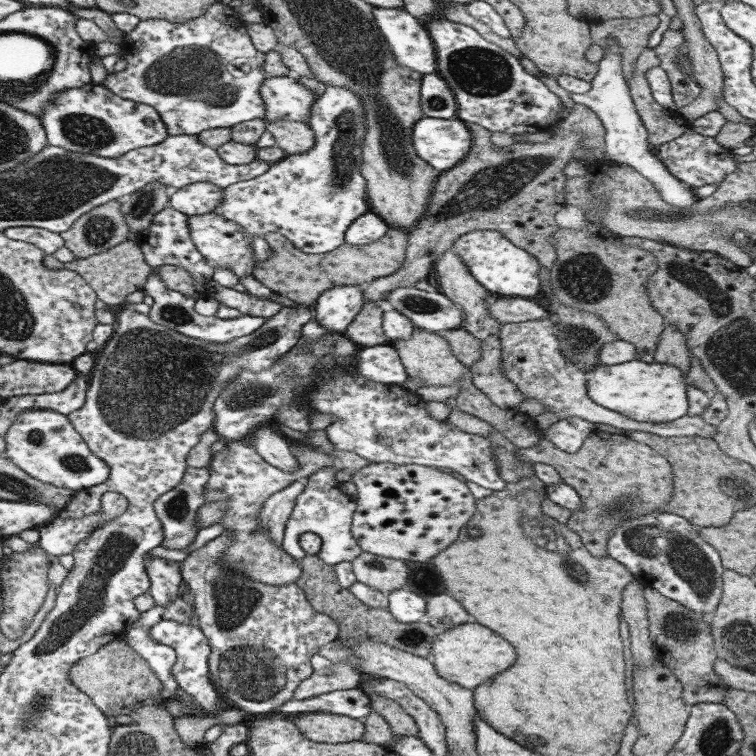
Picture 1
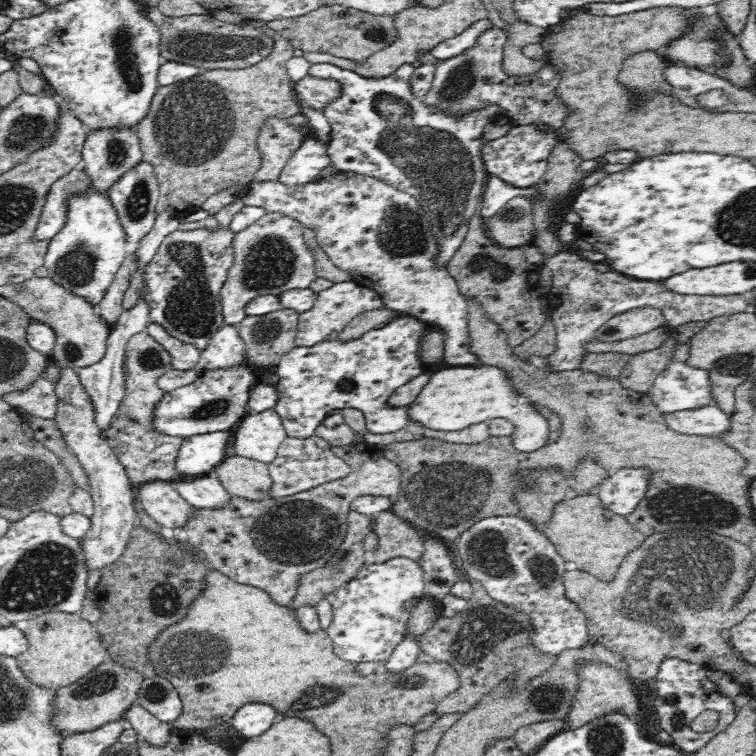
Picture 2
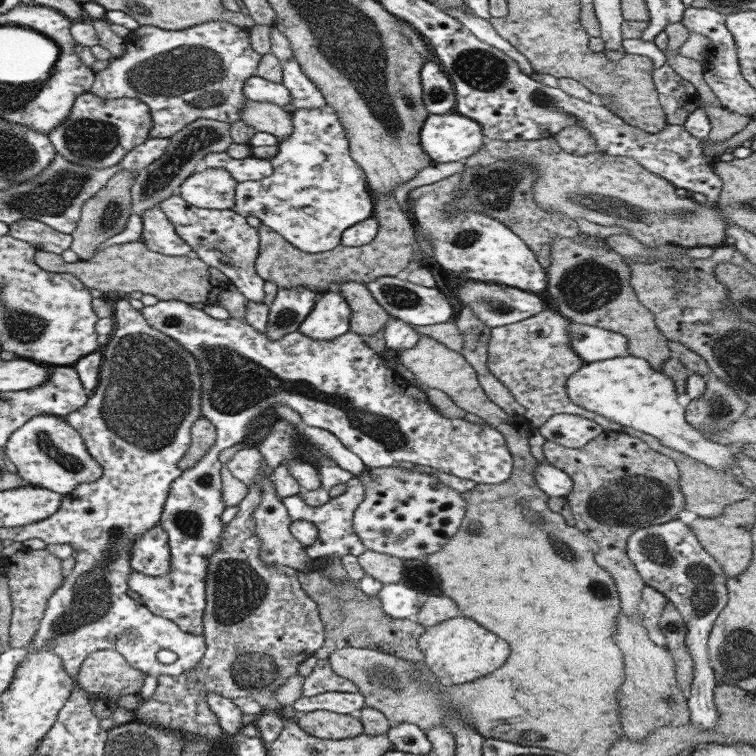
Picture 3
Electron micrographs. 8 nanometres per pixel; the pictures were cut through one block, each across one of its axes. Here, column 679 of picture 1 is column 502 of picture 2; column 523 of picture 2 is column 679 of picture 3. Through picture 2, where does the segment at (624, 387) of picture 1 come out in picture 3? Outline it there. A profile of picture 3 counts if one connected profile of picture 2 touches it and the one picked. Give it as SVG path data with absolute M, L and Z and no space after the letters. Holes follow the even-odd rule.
M629 354L585 363L568 378L566 389L568 397L576 405L604 415L623 427L651 434L664 446L678 450L716 471L734 470L742 477L732 450L732 447L738 444L718 444L688 424L685 419L686 408L678 403L679 395L676 393L674 382L666 373L653 369L647 360Z

